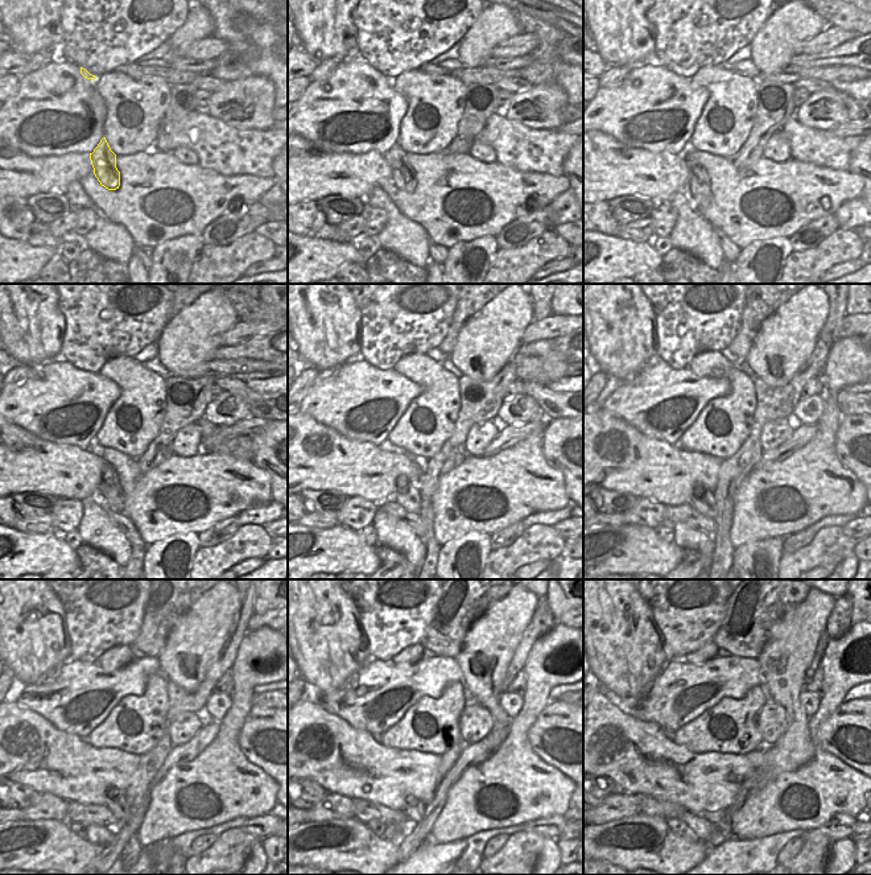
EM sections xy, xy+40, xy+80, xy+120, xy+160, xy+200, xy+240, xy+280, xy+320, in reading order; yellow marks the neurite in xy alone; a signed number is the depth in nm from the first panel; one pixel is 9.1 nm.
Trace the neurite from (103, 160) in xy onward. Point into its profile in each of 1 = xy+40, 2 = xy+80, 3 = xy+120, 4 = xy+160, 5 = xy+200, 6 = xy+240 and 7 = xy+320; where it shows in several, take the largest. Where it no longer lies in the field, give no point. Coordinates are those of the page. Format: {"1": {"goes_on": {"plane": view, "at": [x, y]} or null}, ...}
{"1": {"goes_on": {"plane": "xy+40", "at": [401, 173]}}, "2": {"goes_on": {"plane": "xy+80", "at": [698, 181]}}, "3": {"goes_on": {"plane": "xy+120", "at": [110, 491]}}, "4": {"goes_on": {"plane": "xy+160", "at": [407, 495]}}, "5": {"goes_on": {"plane": "xy+200", "at": [702, 499]}}, "6": {"goes_on": {"plane": "xy+240", "at": [115, 799]}}, "7": {"goes_on": {"plane": "xy+320", "at": [719, 820]}}}

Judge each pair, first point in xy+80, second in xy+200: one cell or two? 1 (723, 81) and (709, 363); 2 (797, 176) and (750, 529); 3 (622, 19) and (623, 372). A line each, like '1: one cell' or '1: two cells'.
1: one cell
2: one cell
3: one cell

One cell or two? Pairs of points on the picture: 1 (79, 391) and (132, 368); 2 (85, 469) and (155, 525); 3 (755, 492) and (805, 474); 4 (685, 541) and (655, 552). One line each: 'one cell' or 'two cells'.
1: two cells
2: two cells
3: one cell
4: two cells

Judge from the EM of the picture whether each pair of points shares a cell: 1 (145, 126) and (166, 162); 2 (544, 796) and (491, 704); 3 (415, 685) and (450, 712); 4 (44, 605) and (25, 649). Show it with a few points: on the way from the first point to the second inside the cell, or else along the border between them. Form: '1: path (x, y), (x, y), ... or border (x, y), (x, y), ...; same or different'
1: border (152, 148), (122, 156); different
2: border (512, 719), (508, 725); different
3: border (458, 680), (438, 697), (420, 697), (405, 713); different
4: path (33, 615), (29, 619), (29, 639); same

